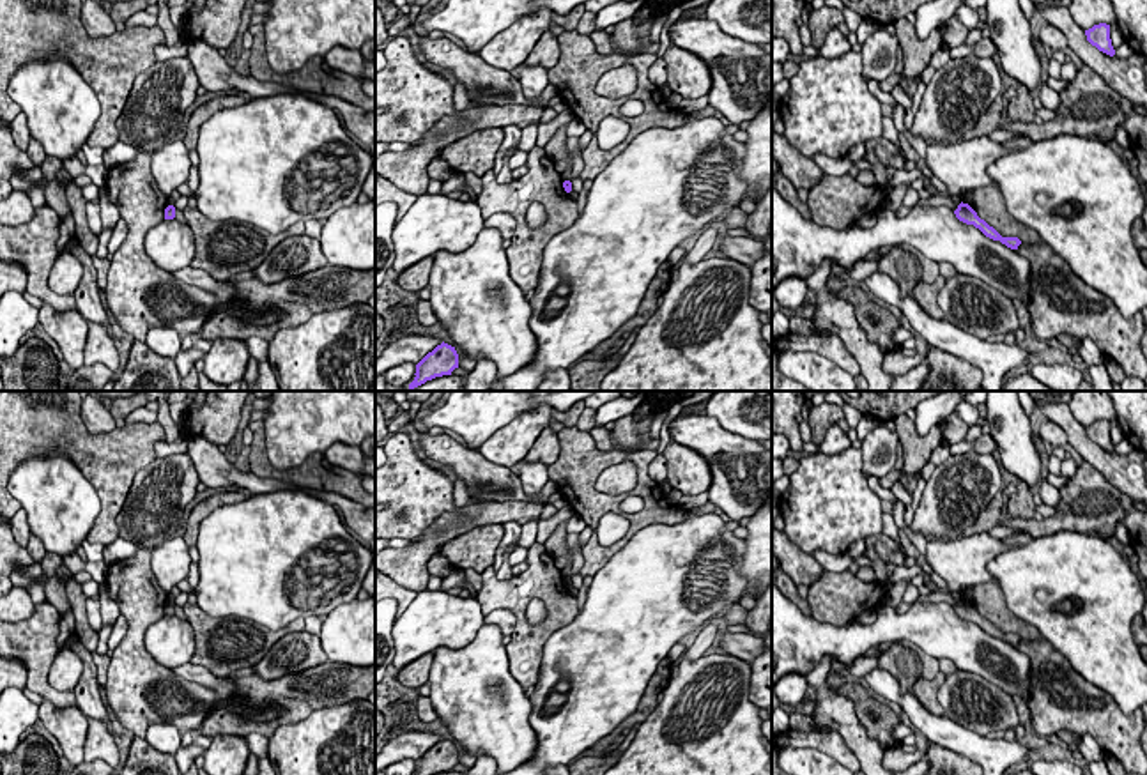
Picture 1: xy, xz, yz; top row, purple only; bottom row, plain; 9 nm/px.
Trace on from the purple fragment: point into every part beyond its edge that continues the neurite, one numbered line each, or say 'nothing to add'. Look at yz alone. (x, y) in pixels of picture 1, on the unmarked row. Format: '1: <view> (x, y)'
nothing to add

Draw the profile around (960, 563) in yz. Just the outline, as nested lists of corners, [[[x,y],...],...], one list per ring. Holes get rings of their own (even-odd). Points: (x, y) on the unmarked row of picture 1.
[[[988,533],[963,536],[954,541],[928,538],[926,563],[947,582],[947,591],[958,593],[966,586],[995,582],[988,572],[988,563],[1018,547],[1018,543],[1007,545]]]

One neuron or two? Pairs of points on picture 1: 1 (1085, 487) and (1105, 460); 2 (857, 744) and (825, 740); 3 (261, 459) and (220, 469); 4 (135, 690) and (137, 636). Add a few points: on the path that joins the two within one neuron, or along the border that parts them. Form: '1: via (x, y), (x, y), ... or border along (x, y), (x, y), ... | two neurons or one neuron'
1: border along (1084, 459), (1128, 496) | two neurons
2: border along (834, 729), (855, 756) | two neurons
3: border along (250, 469), (261, 476), (289, 483) | two neurons
4: via (135, 676), (135, 650) | one neuron

